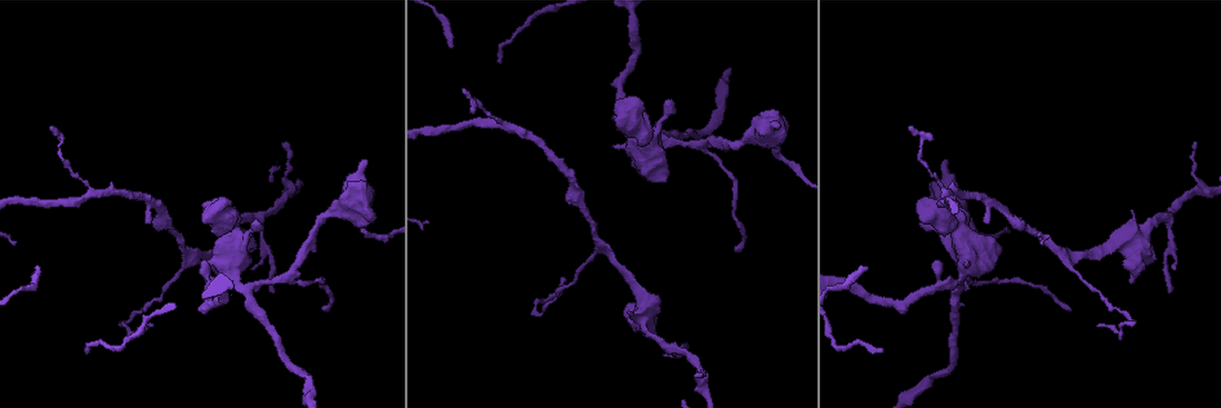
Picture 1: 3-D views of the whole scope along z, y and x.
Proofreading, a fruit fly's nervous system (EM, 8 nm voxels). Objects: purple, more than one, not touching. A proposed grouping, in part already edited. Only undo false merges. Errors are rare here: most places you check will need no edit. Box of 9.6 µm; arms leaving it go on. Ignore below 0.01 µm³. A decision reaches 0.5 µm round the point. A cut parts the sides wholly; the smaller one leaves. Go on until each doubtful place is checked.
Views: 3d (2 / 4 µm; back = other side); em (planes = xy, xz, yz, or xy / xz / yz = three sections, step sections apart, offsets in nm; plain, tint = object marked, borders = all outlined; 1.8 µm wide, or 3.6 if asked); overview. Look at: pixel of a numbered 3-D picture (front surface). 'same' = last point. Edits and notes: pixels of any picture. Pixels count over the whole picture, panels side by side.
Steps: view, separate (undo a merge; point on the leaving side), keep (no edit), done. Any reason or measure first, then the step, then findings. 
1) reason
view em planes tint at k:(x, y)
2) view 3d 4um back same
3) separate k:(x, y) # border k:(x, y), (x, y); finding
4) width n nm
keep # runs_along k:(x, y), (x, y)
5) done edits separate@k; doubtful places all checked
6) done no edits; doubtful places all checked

arms part here
view em yz step 4 tint at 1:(698, 141)

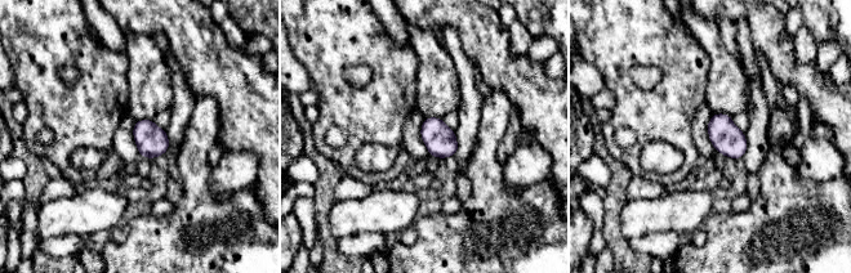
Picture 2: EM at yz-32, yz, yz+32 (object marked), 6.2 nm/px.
cut it another way
view em planes tint same

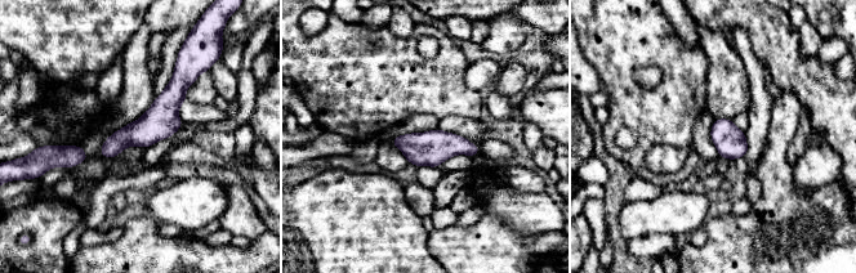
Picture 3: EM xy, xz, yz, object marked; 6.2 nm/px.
width 190 nm
keep # runs_along 3:(177, 70), (173, 97), (103, 153); all the same neuron

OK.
calibre changes
view em 3.6um yz step 16 borders at 1:(354, 212)

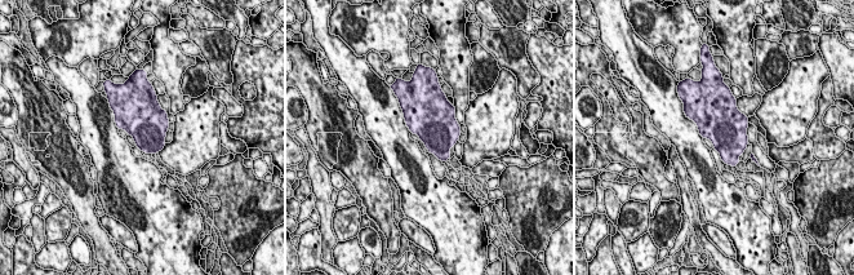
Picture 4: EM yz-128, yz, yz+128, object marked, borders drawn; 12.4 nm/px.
width 400 nm
keep # all the same neuron

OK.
calibre changes
view 3d 4um at 1:(949, 179)

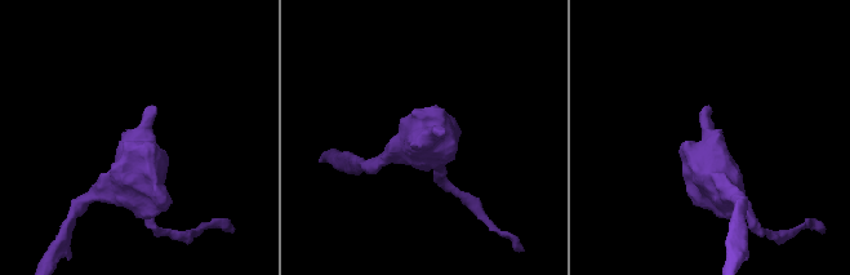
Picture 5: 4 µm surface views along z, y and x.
view em 3.6um yz step 8 borders at 5:(145, 133)

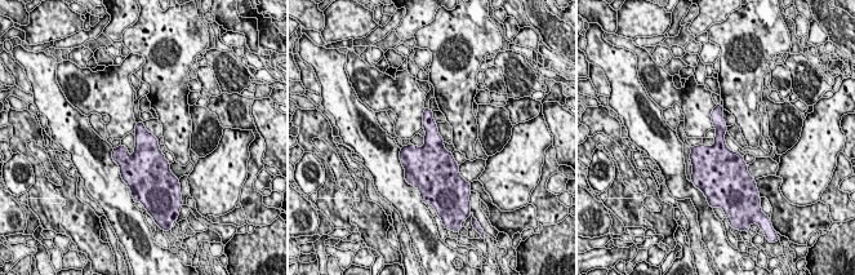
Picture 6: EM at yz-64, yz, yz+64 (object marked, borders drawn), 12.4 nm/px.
width 180 nm
keep # one neuron here

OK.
thin neck
view em xz step 16 tint at 1:(256, 227)

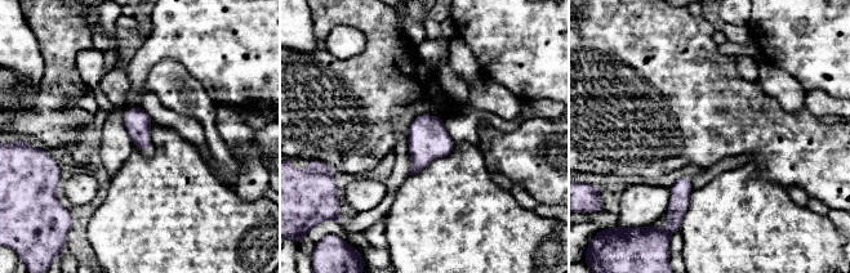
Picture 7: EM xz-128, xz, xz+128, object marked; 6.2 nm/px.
width 160 nm
keep # all the same neuron

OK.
done no edits; doubtful places all checked

